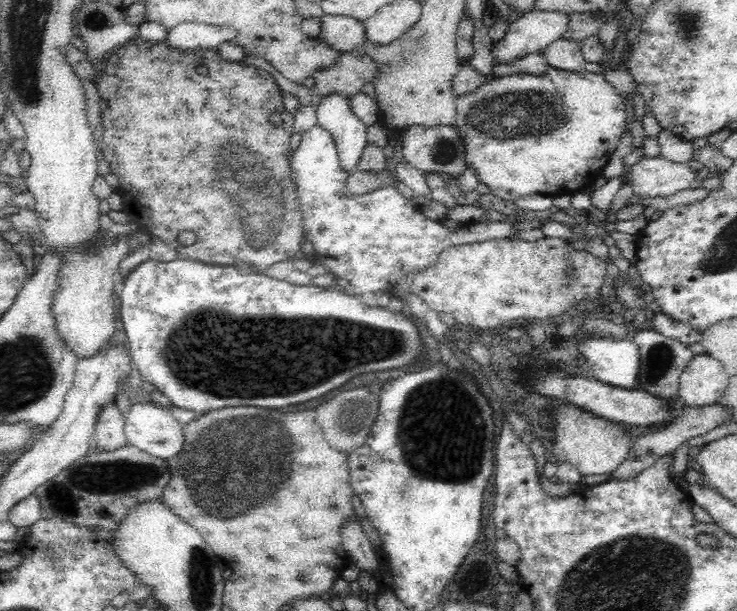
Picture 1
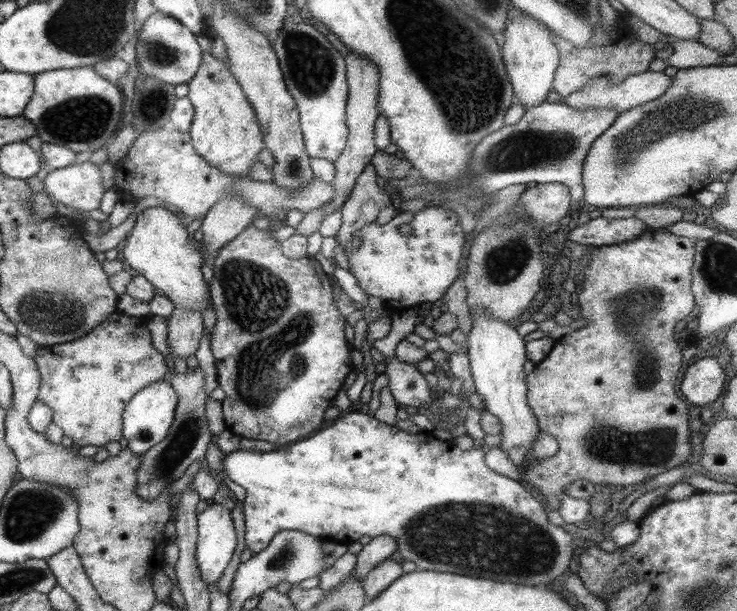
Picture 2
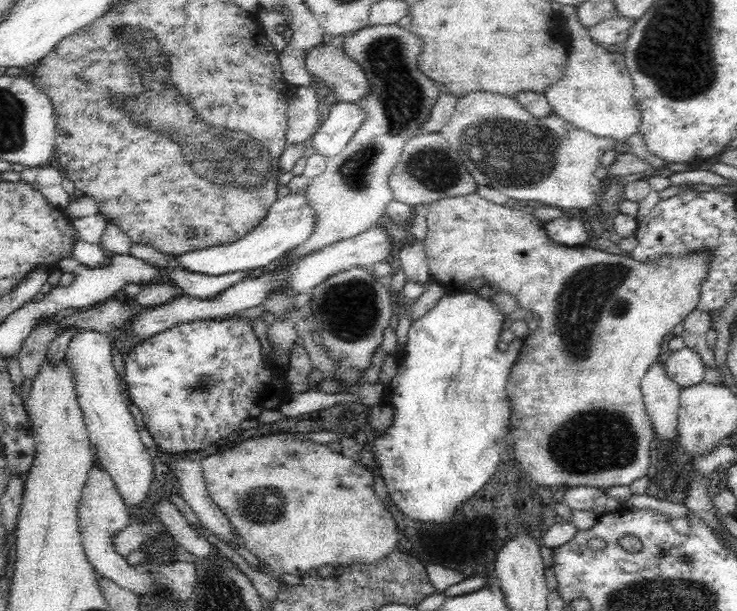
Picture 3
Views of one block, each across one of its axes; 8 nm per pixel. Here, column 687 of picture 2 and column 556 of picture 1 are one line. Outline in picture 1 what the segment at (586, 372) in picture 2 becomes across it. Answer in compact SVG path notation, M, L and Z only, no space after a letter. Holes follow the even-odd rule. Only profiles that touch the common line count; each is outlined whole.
M543 238L536 242L490 240L448 248L442 252L436 266L412 278L411 290L430 310L450 314L456 324L484 330L520 318L553 317L577 300L600 298L598 288L606 278L606 269L604 259L585 250L576 250L560 238ZM571 404L558 406L555 426L554 456L559 462L568 462L574 466L581 476L590 474L612 475L626 461L631 440L629 435L620 431L618 424L610 420L588 414L581 408Z

